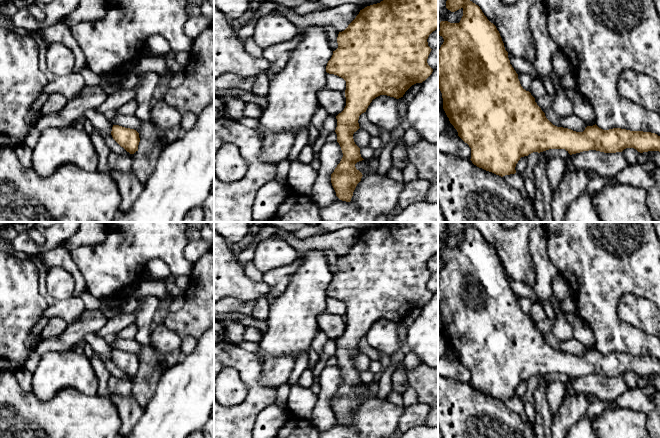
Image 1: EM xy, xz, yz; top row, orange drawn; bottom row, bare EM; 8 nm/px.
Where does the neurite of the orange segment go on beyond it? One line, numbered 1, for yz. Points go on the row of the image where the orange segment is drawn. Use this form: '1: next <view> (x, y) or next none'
1: next none

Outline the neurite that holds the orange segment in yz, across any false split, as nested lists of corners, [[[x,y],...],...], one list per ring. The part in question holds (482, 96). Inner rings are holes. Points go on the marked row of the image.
[[[447,0],[446,8],[451,12],[462,8],[463,16],[459,23],[440,22],[438,35],[443,37],[444,42],[438,50],[438,88],[442,93],[443,109],[450,123],[457,130],[458,136],[471,148],[470,160],[474,165],[503,177],[516,173],[515,167],[521,157],[549,149],[565,149],[570,155],[589,150],[616,153],[626,148],[634,148],[640,153],[660,152],[660,136],[655,133],[621,128],[603,130],[596,124],[587,126],[583,132],[576,132],[553,125],[531,93],[521,86],[499,31],[480,7],[470,0]]]

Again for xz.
[[[383,0],[360,10],[348,27],[339,32],[338,48],[333,51],[326,72],[346,81],[346,106],[336,116],[337,142],[343,157],[331,174],[336,196],[350,202],[362,173],[355,164],[364,160],[353,134],[360,128],[359,116],[366,112],[373,99],[387,95],[399,99],[414,84],[422,83],[433,72],[427,59],[431,52],[427,39],[438,29],[438,0]]]

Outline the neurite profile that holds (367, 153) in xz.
[[[370,147],[360,148],[361,157],[366,161],[370,161],[373,158],[374,153],[375,150]]]

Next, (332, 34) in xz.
[[[325,26],[325,32],[330,43],[330,47],[335,51],[338,48],[337,37],[339,32],[332,26]]]

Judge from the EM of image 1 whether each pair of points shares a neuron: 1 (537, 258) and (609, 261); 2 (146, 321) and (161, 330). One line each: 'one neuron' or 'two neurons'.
1: two neurons
2: two neurons

